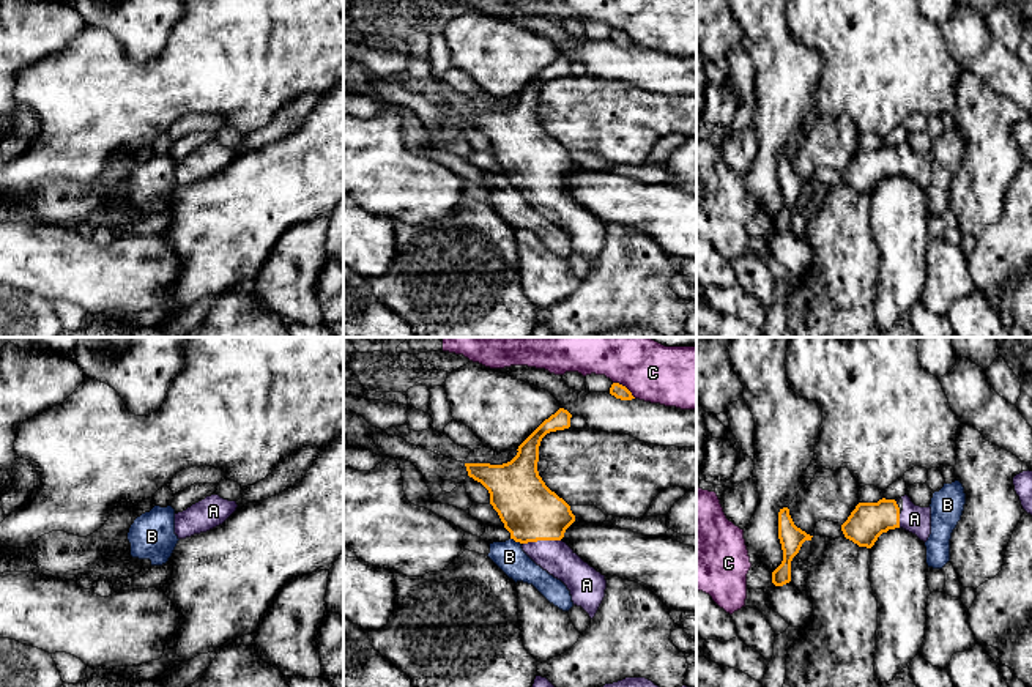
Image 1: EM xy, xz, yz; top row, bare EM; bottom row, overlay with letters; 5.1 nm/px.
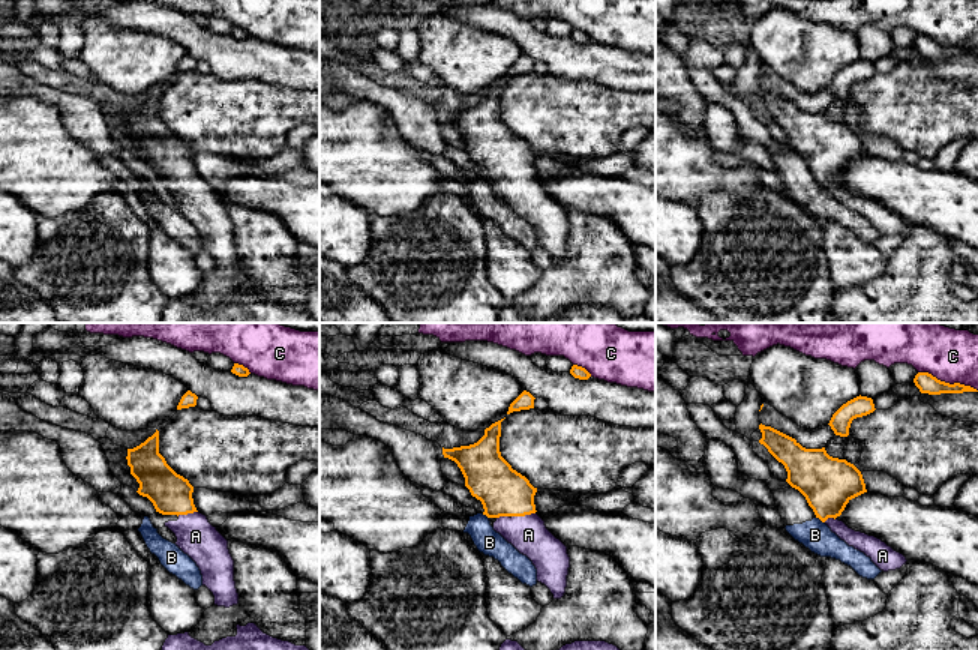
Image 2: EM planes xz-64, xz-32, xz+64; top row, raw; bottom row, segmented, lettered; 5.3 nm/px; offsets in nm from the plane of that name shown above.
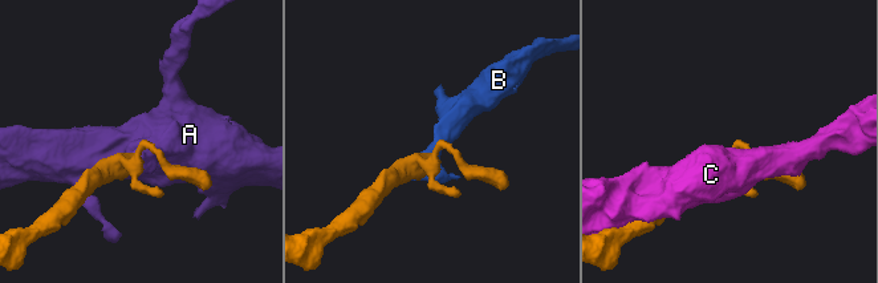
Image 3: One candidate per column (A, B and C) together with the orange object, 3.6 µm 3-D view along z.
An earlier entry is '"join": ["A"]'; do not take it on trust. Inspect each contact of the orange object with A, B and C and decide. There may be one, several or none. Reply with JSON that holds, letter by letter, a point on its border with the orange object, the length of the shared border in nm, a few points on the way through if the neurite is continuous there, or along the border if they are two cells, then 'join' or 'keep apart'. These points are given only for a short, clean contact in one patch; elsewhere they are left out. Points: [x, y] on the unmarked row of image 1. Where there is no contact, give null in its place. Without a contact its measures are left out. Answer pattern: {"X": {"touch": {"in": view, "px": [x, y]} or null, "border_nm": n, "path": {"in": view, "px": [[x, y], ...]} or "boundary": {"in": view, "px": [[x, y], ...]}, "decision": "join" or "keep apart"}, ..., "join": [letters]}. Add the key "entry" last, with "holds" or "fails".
{"A": {"touch": {"in": "xz", "px": [541, 186]}, "border_nm": 190, "path": {"in": "xz", "px": [[530, 158], [539, 167], [541, 186], [555, 204]]}, "decision": "join"}, "B": {"touch": {"in": "xz", "px": [516, 188]}, "border_nm": 70, "boundary": {"in": "xz", "px": [[511, 185], [520, 191]]}, "decision": "keep apart"}, "C": {"touch": {"in": "xz", "px": [624, 33]}, "border_nm": 150, "decision": "keep apart"}, "join": ["A"], "entry": "holds"}

